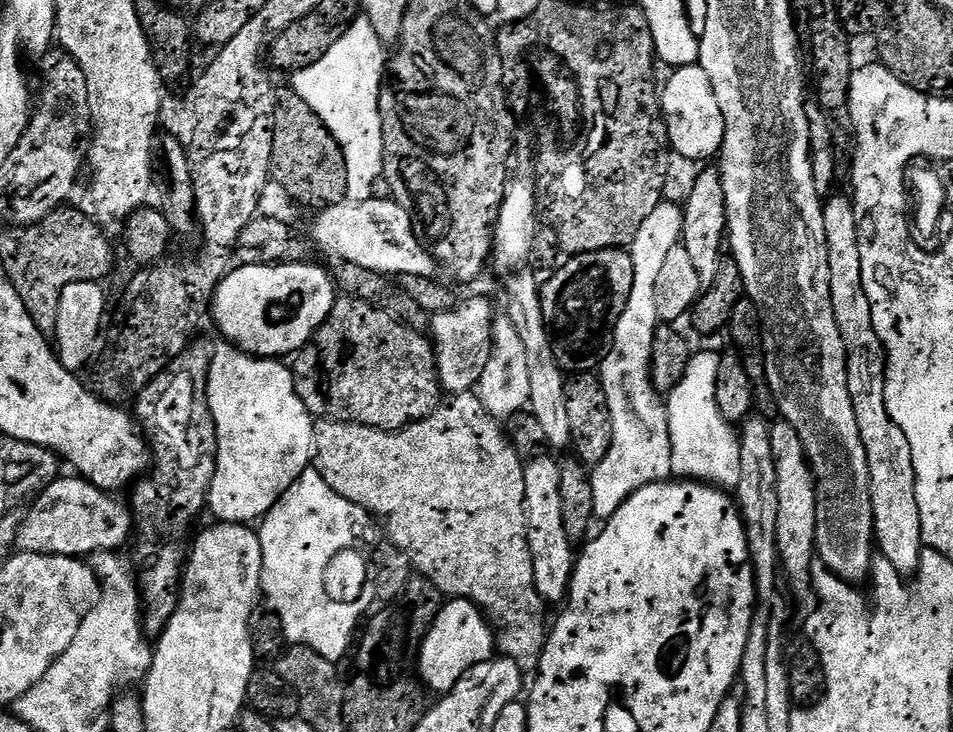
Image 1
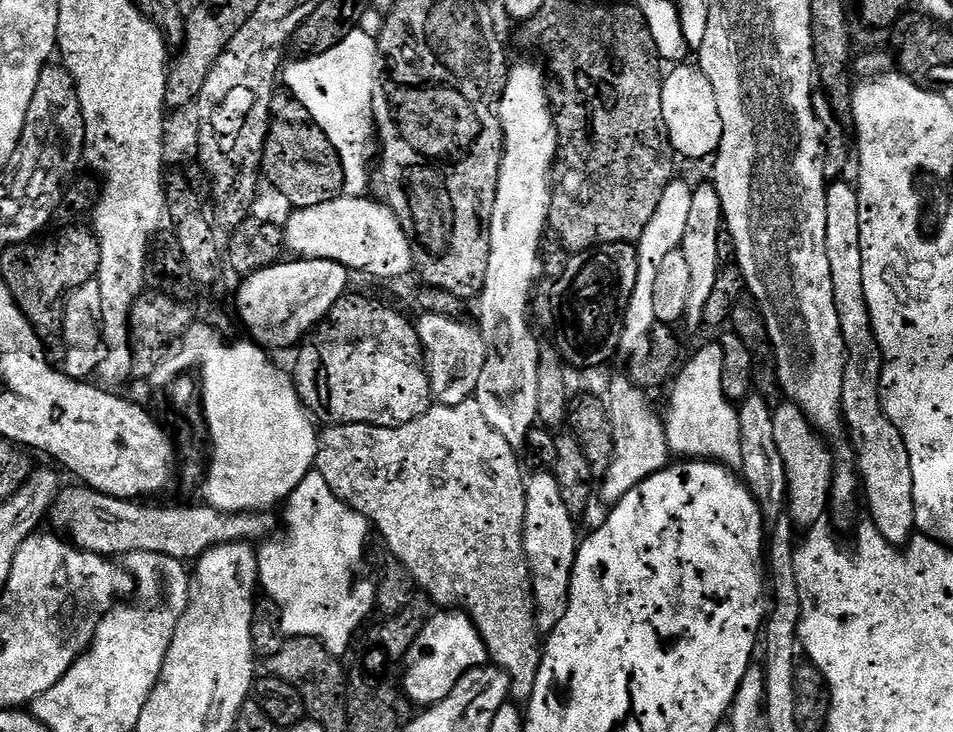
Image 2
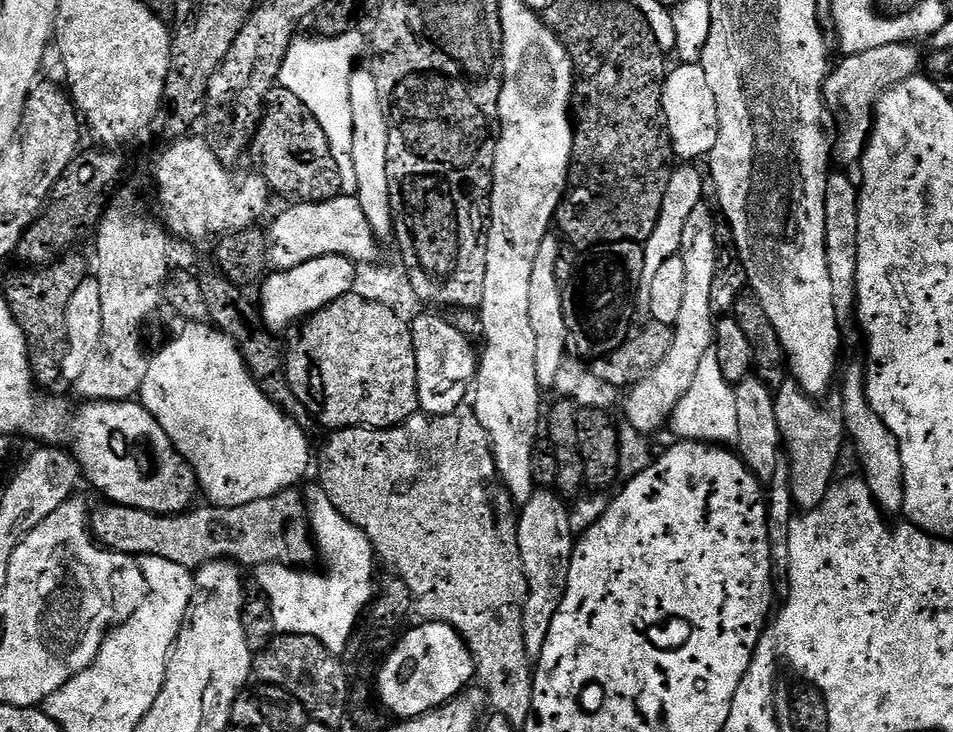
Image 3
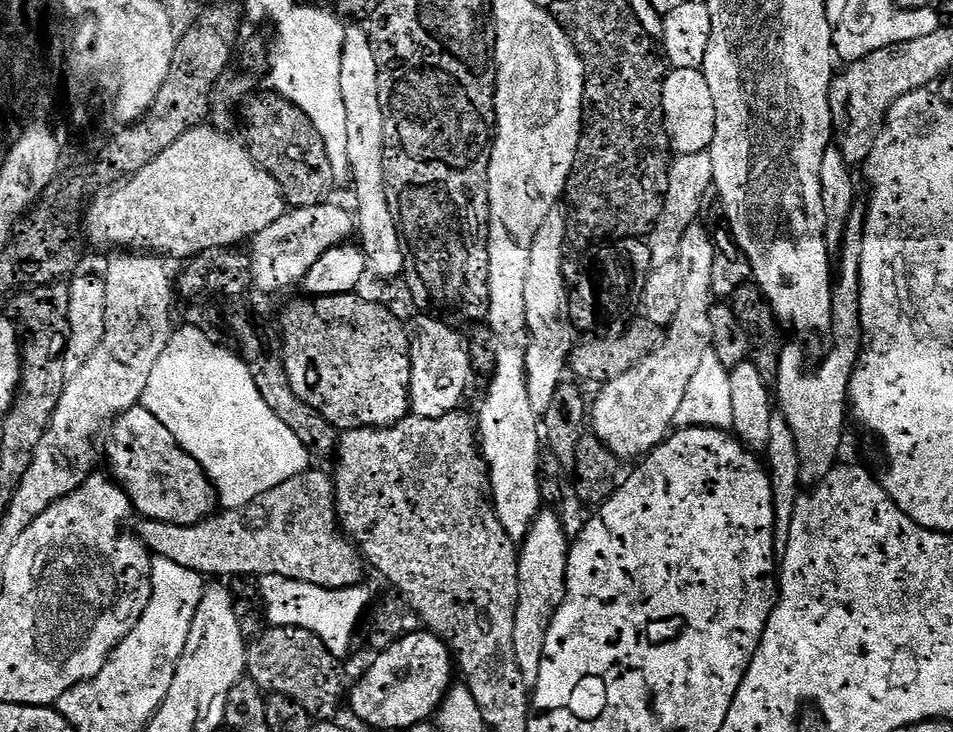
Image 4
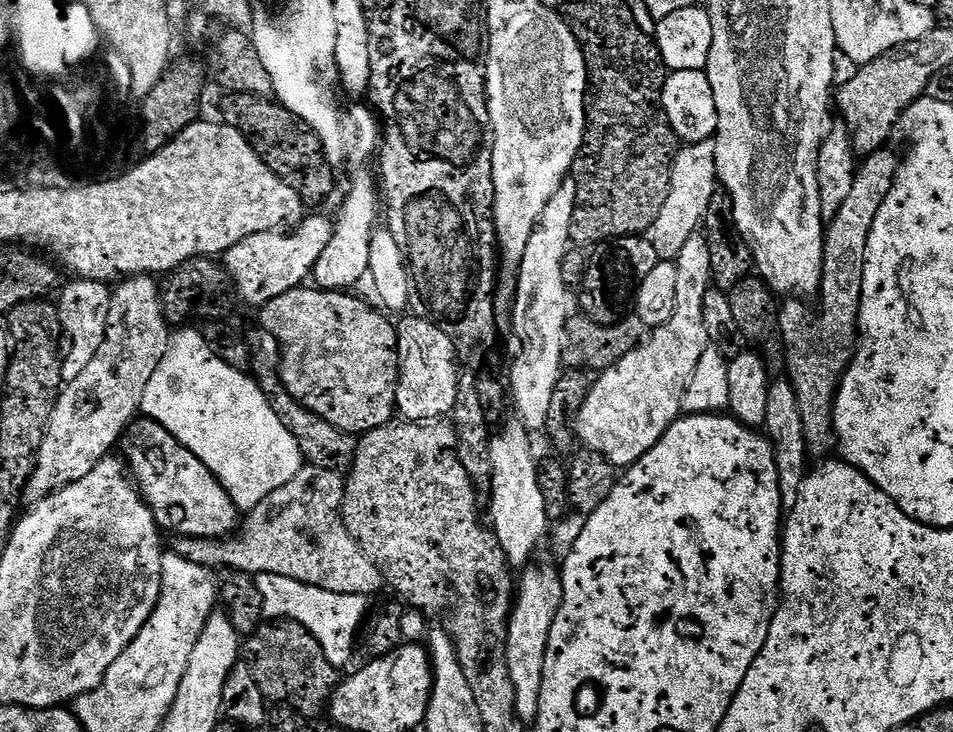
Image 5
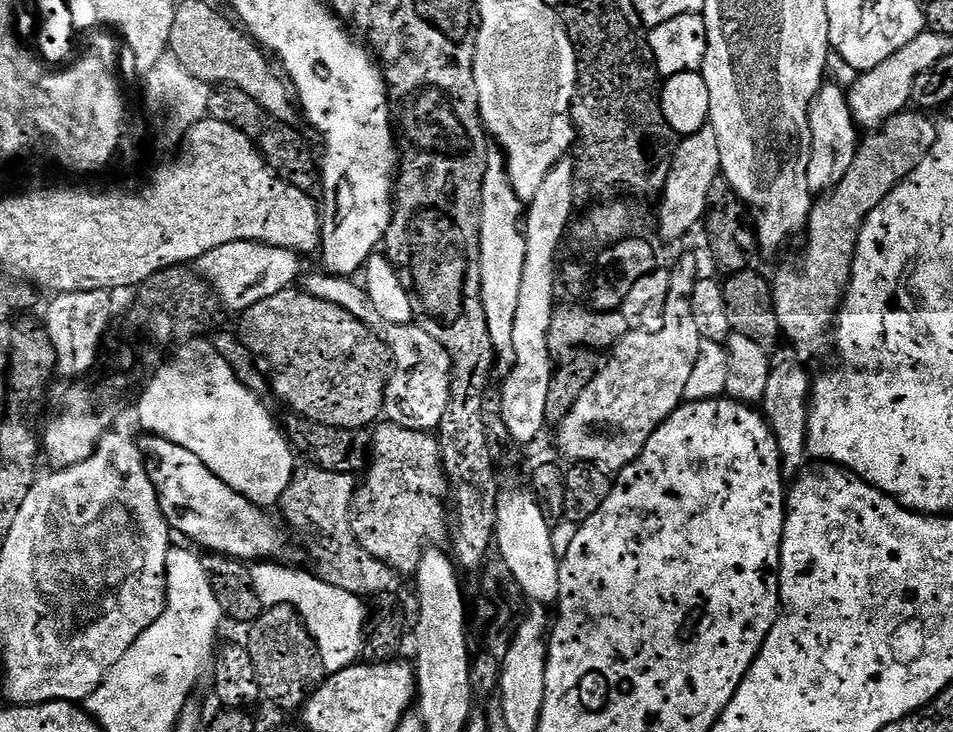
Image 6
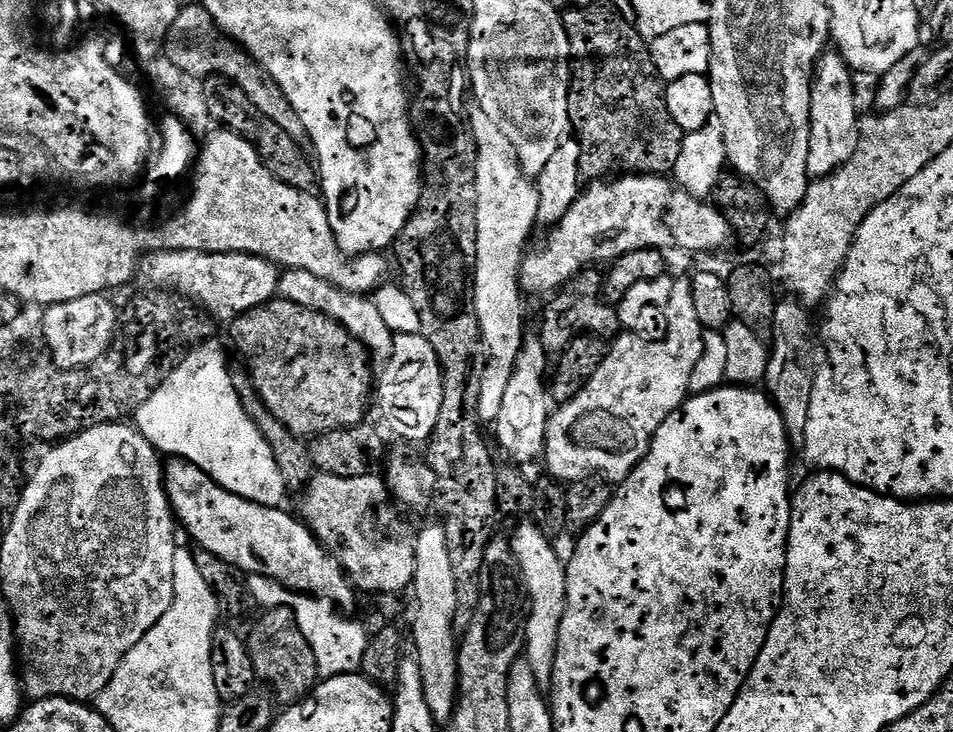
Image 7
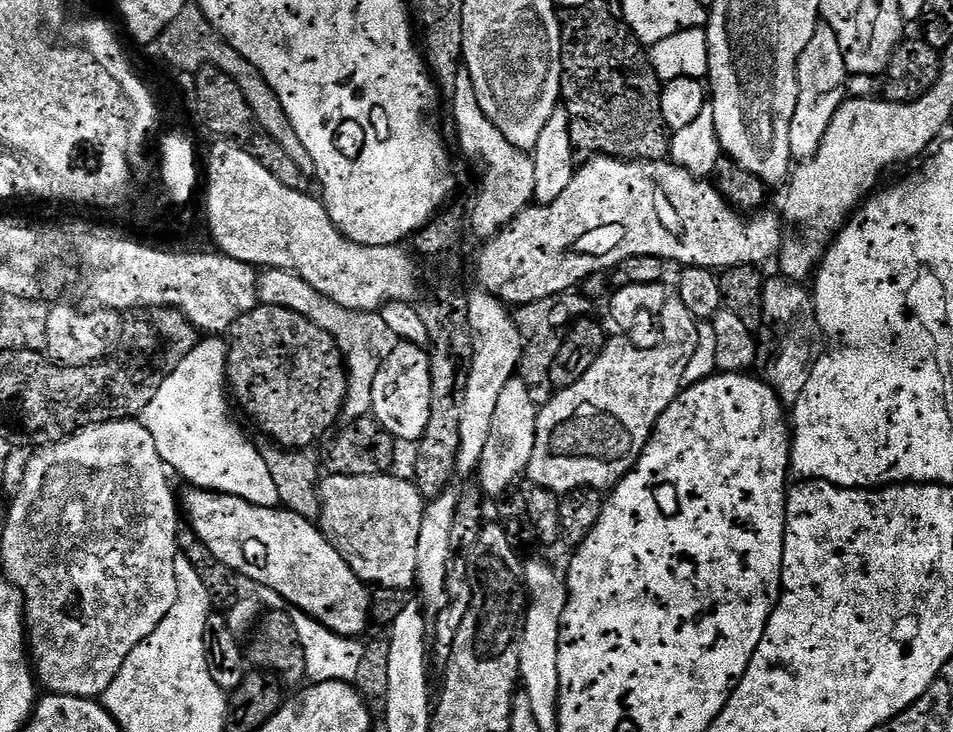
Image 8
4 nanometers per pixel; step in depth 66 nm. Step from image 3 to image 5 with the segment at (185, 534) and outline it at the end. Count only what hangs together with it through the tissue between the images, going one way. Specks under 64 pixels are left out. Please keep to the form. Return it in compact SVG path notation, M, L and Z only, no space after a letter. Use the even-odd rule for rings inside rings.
M305 466L298 470L298 474L294 474L294 478L290 482L286 482L286 486L278 486L278 490L274 490L274 494L270 494L266 498L262 498L262 502L258 502L258 506L247 509L245 518L239 525L238 531L230 536L223 538L218 536L211 536L210 538L198 538L197 536L182 536L179 537L174 544L174 550L182 558L186 558L186 562L194 562L198 566L207 568L209 570L217 570L216 568L228 568L224 570L231 570L236 574L245 574L249 572L252 578L260 574L278 574L282 578L294 578L303 584L309 584L315 588L321 588L327 592L334 594L354 594L355 596L362 596L371 598L376 591L379 590L380 584L385 583L384 575L378 570L378 566L374 566L374 562L370 562L370 558L358 546L358 542L350 534L350 530L346 530L346 522L344 521L344 485L346 483L345 477L339 472L331 472L330 470L322 470L321 468L314 468Z

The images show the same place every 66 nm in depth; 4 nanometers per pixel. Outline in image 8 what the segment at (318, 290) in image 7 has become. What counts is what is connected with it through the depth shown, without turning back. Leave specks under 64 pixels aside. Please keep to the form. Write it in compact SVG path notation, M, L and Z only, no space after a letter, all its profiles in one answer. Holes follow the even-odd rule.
M270 268L259 273L258 300L260 304L273 304L286 310L294 310L334 337L344 354L344 363L348 370L348 393L344 399L343 419L351 422L369 415L372 411L374 378L398 343L394 330L386 326L379 311L355 312L346 306L338 306L338 302L326 298L326 294L314 290L310 282L281 268Z

